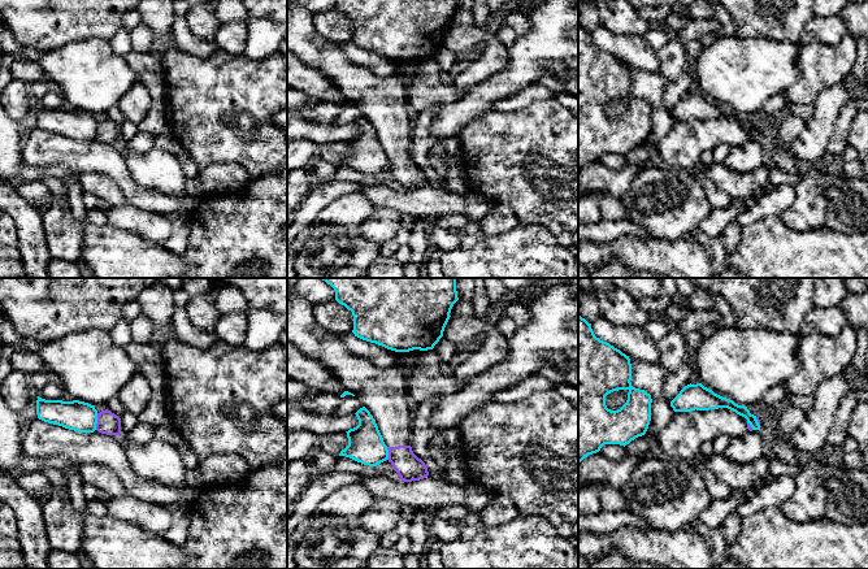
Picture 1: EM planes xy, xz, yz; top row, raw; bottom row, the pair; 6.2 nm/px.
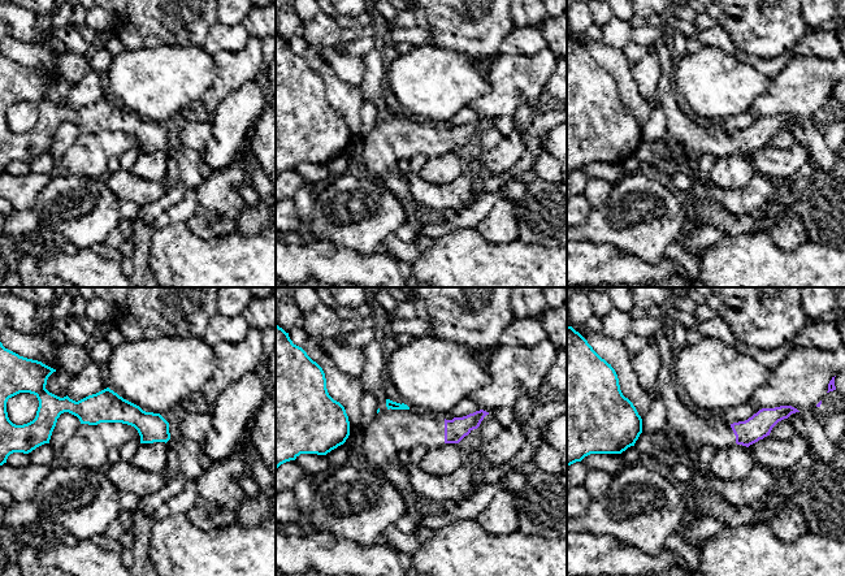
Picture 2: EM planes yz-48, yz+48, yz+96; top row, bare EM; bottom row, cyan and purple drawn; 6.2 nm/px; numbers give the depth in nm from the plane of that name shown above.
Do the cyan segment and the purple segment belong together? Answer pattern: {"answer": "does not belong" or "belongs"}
{"answer": "does not belong"}

